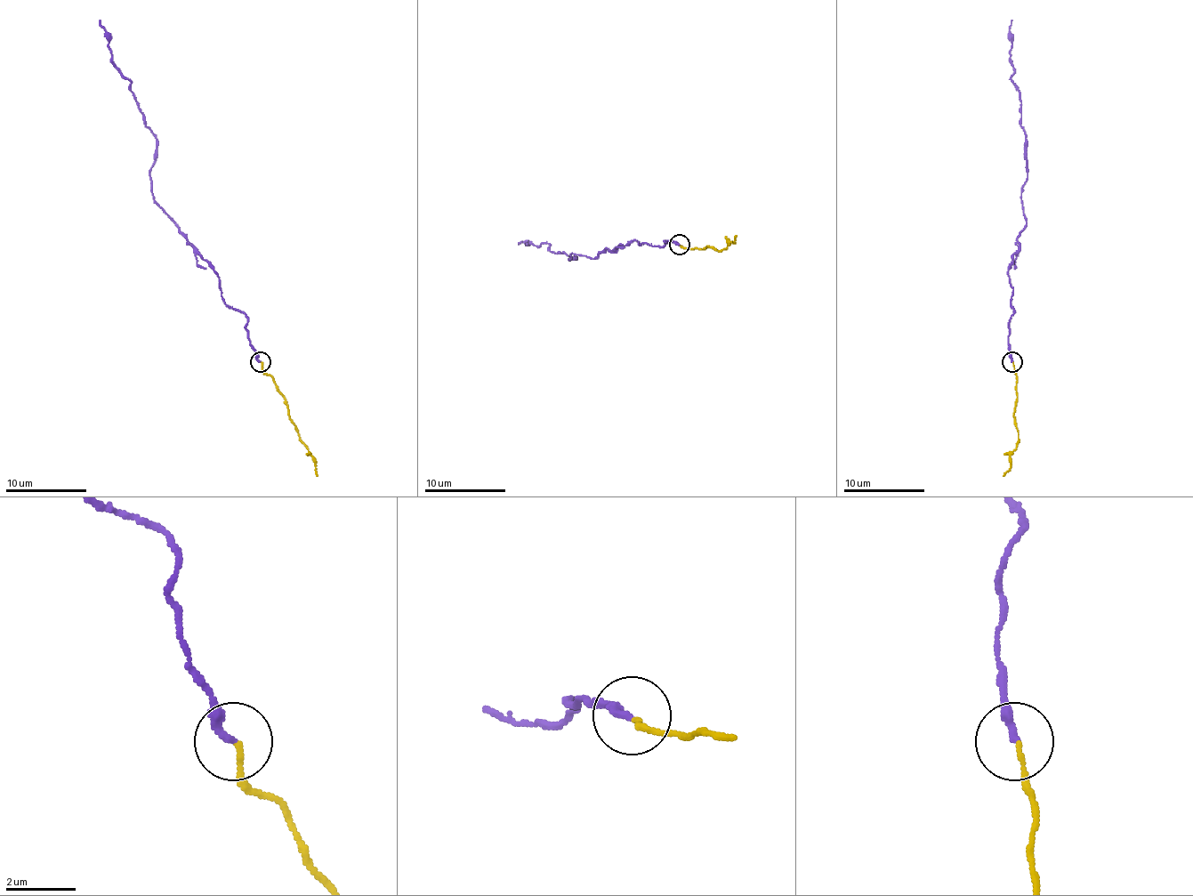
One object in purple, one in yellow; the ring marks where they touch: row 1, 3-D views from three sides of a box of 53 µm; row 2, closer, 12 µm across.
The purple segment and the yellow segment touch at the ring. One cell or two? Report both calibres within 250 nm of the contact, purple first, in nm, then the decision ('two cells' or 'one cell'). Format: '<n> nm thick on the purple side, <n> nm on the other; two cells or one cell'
240 nm thick on the purple side, 130 nm on the other; two cells

